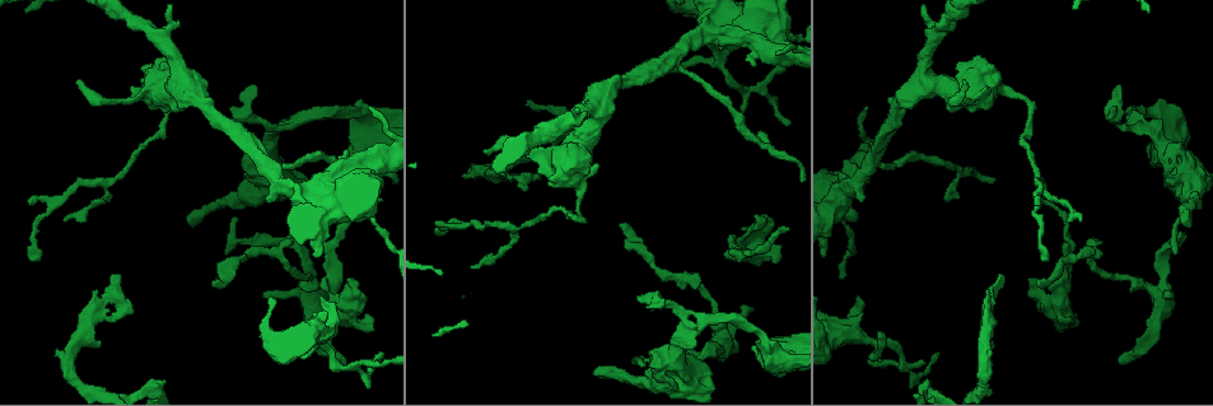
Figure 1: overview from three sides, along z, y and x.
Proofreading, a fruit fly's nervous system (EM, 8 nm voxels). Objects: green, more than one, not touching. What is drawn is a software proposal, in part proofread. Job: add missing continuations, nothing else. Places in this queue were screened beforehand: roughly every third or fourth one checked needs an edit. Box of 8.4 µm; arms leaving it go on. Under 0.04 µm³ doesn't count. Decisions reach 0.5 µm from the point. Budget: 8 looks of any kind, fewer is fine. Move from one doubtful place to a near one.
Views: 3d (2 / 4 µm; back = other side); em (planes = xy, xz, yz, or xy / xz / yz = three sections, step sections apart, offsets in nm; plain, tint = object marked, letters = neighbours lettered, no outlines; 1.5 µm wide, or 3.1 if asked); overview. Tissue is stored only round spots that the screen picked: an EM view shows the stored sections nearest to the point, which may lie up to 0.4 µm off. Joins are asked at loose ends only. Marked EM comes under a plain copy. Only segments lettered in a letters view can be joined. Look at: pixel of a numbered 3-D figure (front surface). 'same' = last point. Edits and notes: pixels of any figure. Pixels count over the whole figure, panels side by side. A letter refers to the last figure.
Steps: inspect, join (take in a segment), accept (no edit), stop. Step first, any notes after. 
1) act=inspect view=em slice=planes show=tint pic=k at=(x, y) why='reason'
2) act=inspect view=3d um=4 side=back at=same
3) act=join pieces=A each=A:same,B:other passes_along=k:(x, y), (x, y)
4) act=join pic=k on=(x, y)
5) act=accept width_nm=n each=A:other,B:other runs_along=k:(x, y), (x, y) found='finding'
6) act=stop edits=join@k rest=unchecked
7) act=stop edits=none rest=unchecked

act=inspect view=3d um=4 pic=1 at=(1122, 362) why='free end'

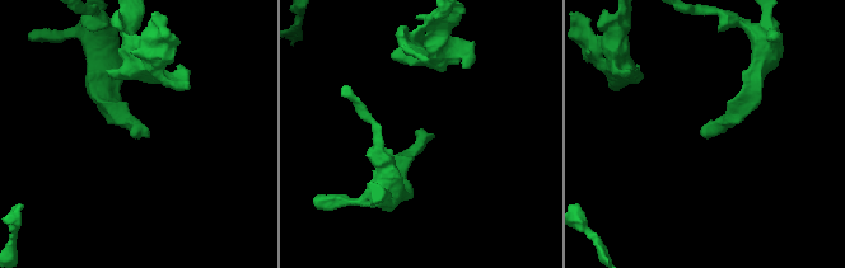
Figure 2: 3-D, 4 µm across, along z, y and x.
act=inspect view=em slice=planes show=letters pic=2 at=(148, 134) why='now the EM'

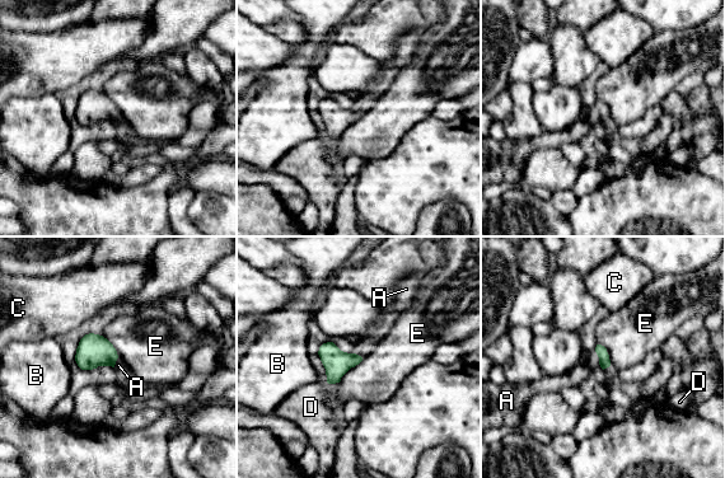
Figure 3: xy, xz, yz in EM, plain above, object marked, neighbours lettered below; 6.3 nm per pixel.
act=join pieces=A each=A:same,B:other,C:other,D:other,E:other found='the cell continues'

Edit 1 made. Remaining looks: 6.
act=inspect view=overview why='see it whole again'

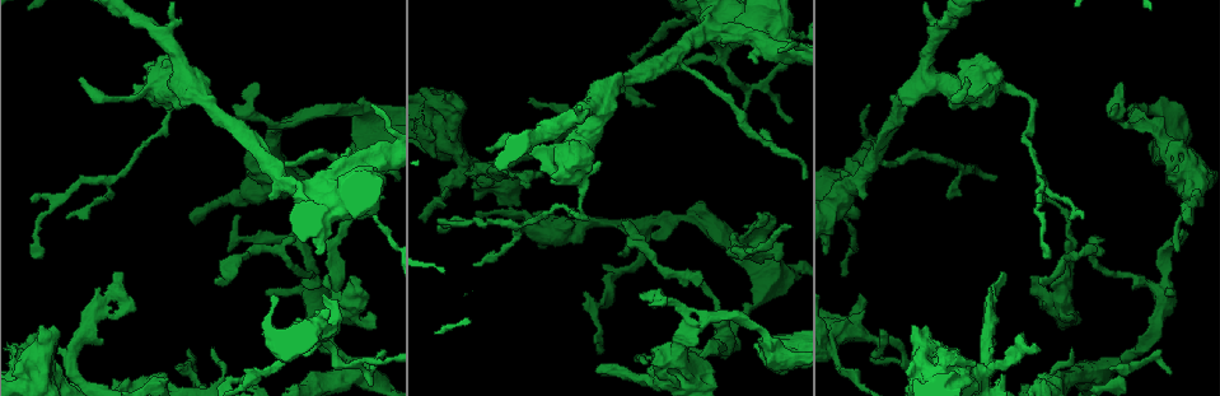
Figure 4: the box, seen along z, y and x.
act=inspect view=em slice=planes show=letters pic=4 at=(652, 363) why='an open end'

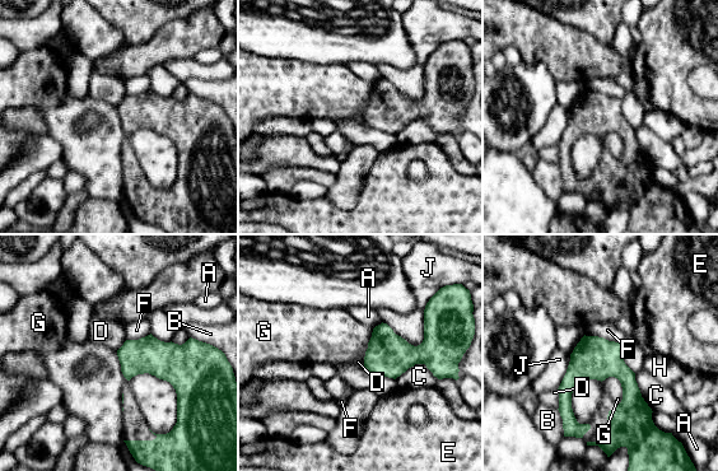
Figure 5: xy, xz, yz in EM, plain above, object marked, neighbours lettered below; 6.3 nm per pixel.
act=accept width_nm=220 each=A:other,B:other,C:other,D:other,E:other,F:other,G:other,H:other,J:other border=5:(116, 351), (120, 371), (126, 378) found='none of them fits'

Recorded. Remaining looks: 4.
act=inspect view=em slice=planes show=letters pic=4 at=(759, 338) why='thick end'

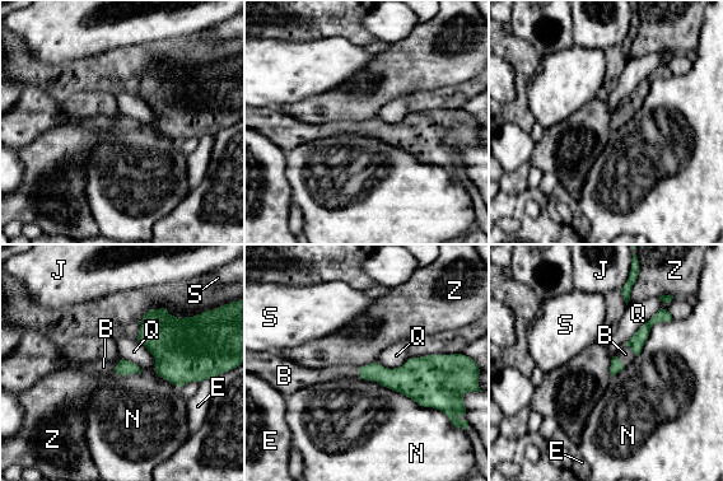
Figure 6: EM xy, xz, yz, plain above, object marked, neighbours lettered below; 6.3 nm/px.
act=join pieces=B each=B:same,E:other,J:other,N:other,Q:other,S:other,Z:other found='the cell continues'

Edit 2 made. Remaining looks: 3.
act=stop edits=join@3,join@6 rest=unchecked

